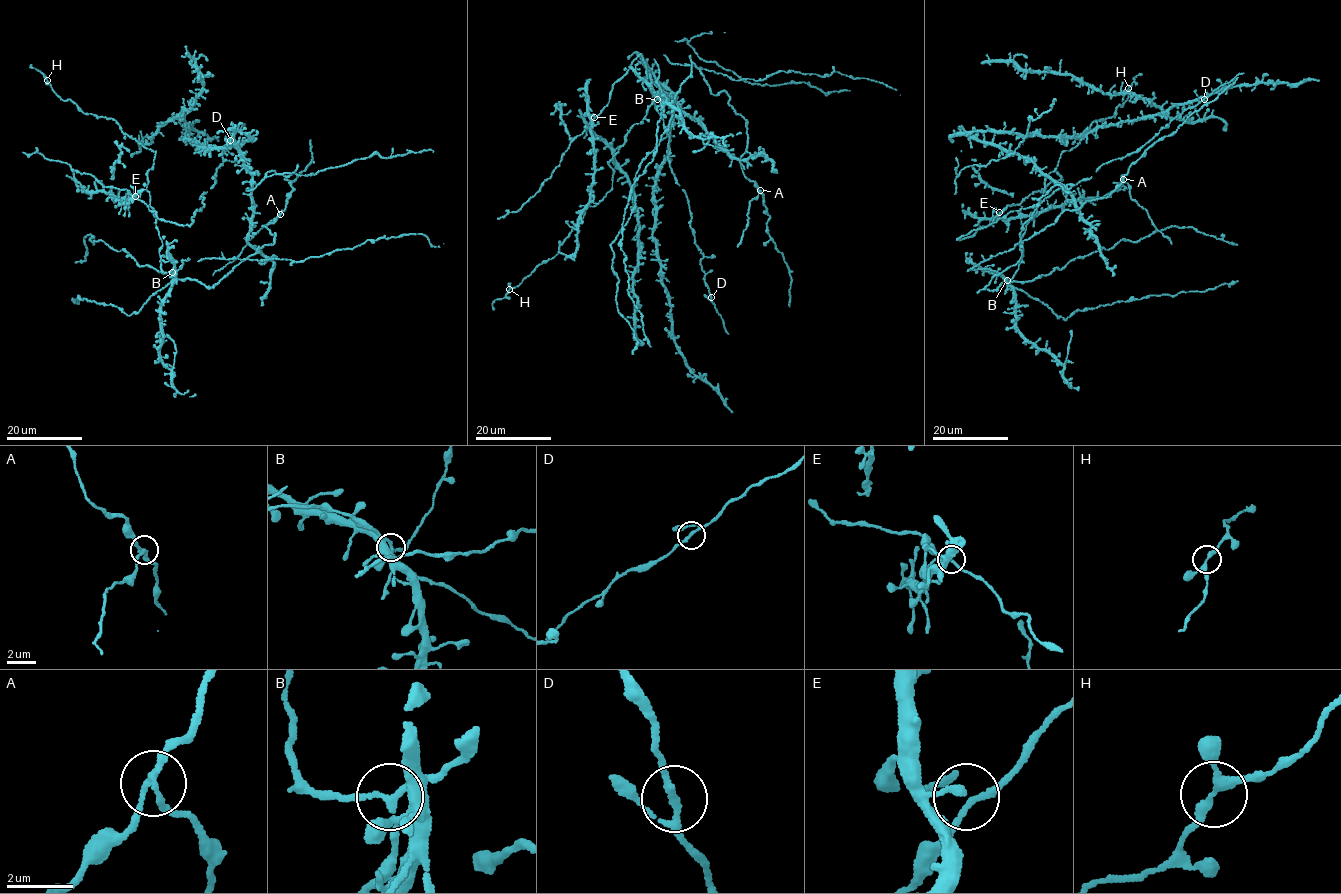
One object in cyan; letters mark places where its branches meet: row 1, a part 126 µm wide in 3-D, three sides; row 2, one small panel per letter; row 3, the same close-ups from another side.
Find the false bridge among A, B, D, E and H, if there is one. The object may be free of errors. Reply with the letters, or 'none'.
A

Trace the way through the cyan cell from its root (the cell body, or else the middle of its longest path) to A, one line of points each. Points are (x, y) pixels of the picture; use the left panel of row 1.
A: (271, 245), (275, 233), (271, 235), (261, 226), (273, 223), (280, 214)

